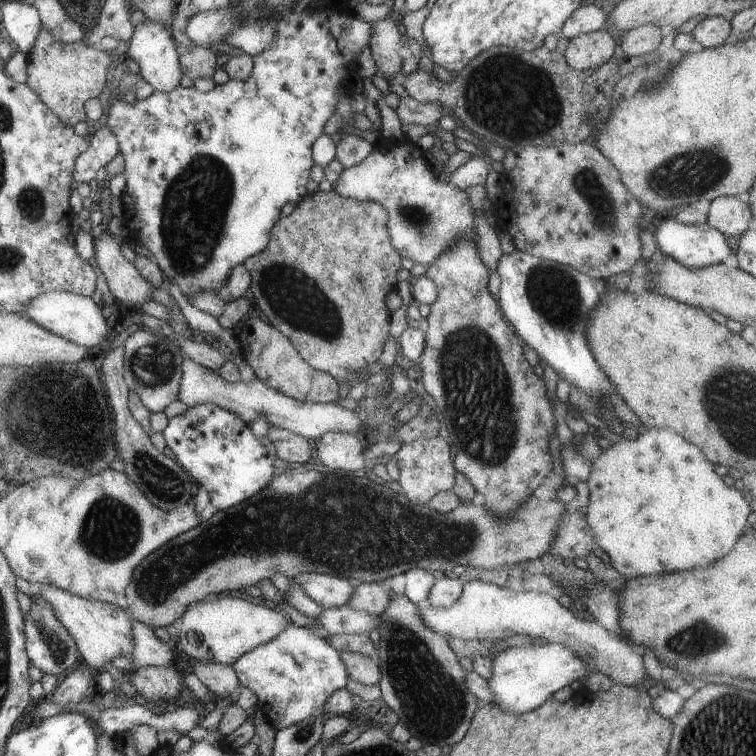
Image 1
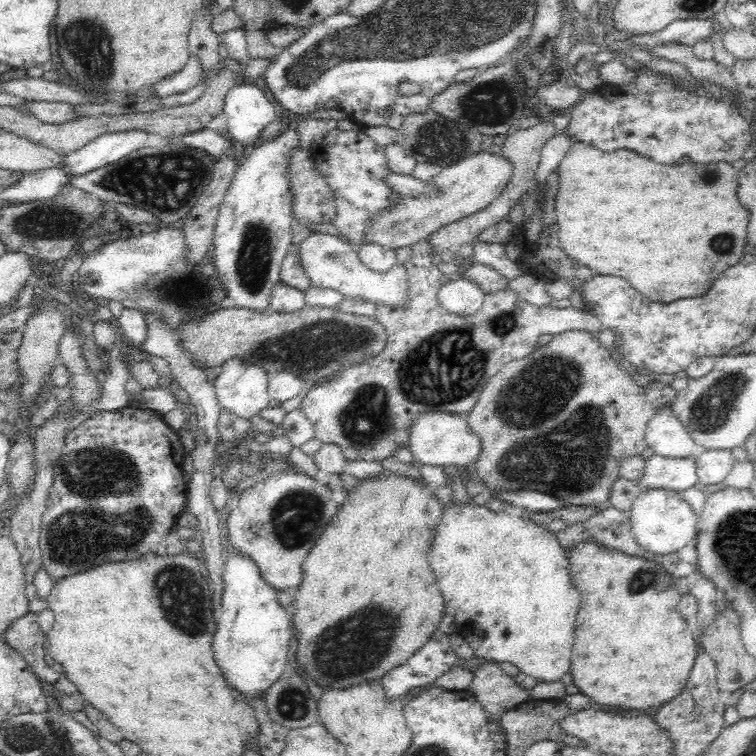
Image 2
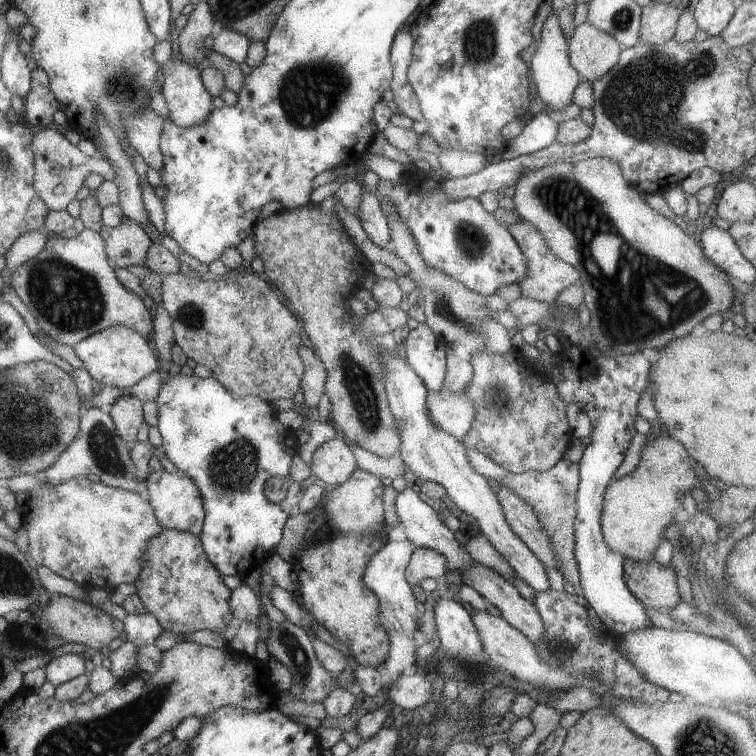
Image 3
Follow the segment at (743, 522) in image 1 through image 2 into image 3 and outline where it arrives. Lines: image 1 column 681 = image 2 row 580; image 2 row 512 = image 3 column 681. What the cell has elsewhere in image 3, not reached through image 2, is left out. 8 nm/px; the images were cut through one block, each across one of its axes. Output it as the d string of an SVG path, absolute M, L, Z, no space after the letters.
M654 436L644 448L640 458L640 464L626 476L608 482L604 490L604 503L602 504L601 524L603 538L606 544L612 548L612 552L622 554L624 559L632 558L636 562L648 563L648 560L655 558L654 552L660 544L665 531L673 522L679 521L684 517L680 496L683 493L695 493L697 474L692 470L691 455L686 448L670 436Z

